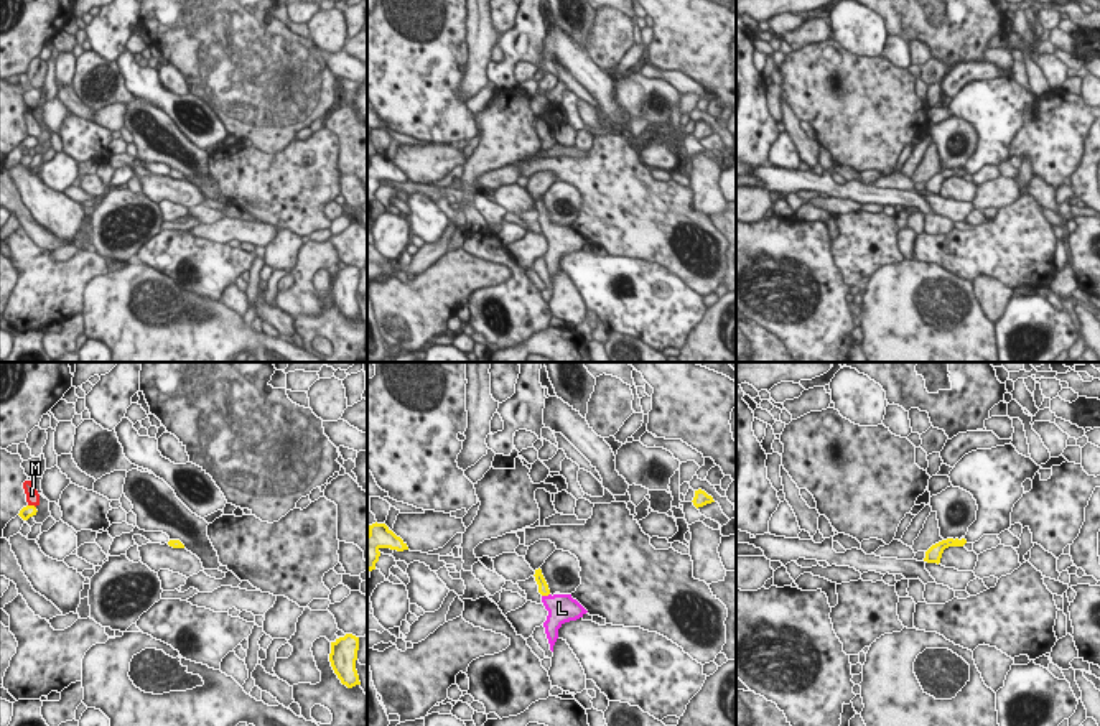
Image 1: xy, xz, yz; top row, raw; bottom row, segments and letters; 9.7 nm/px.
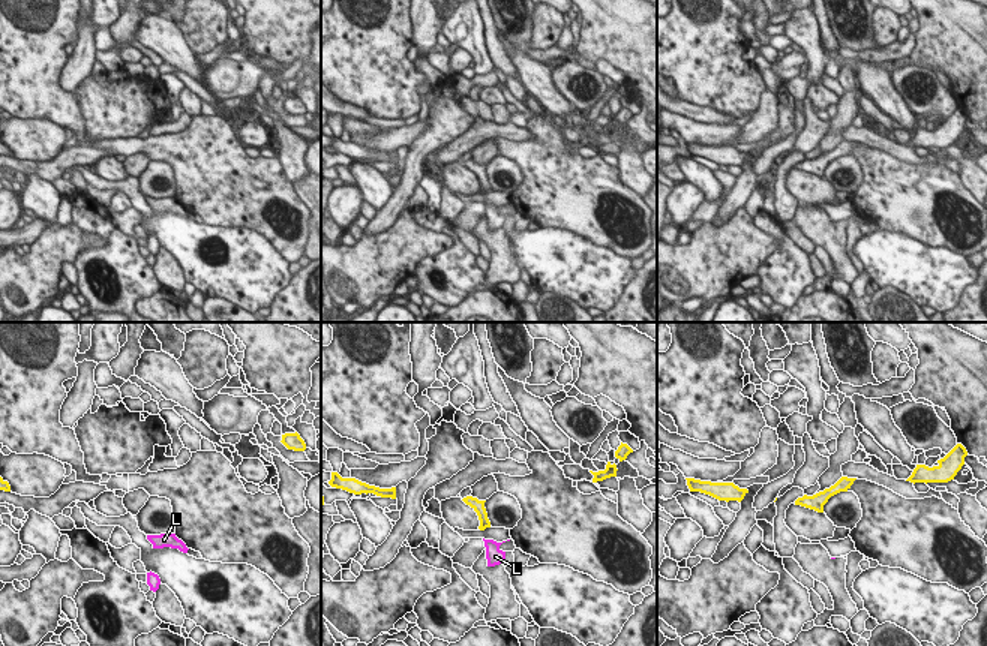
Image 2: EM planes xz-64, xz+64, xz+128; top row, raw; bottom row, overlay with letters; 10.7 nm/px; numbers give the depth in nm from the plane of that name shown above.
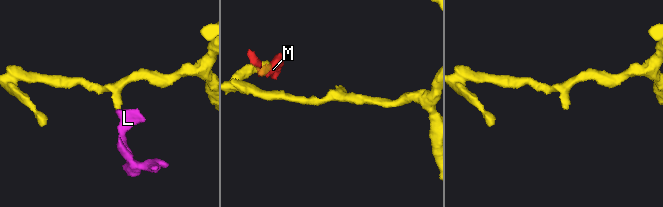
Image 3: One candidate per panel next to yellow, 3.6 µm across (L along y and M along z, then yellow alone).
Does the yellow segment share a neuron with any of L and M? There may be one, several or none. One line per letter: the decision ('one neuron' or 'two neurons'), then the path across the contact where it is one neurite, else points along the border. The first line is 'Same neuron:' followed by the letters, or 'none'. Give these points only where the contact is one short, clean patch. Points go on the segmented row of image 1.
Same neuron: L
L: one neuron | across xz (544, 590), (545, 595), (562, 608)
M: two neurons

